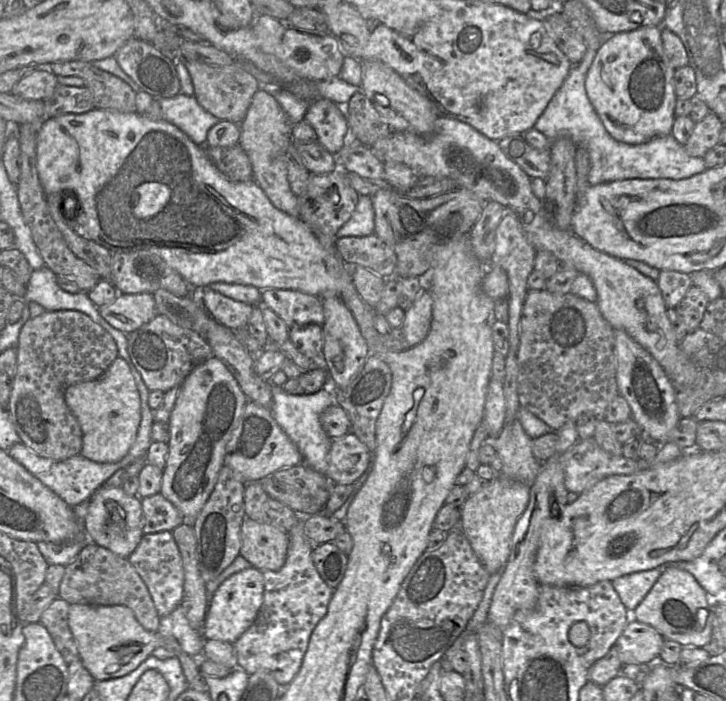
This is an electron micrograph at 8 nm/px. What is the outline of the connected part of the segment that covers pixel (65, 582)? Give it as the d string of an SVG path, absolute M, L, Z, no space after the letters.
M86 540L76 559L65 567L58 598L70 605L123 605L134 612L137 621L145 630L157 632L159 628L160 617L149 590L128 559L91 541Z

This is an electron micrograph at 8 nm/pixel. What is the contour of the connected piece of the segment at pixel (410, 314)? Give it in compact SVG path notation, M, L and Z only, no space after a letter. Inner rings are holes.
M423 290L408 310L402 328L408 348L421 343L429 333L432 322L433 297Z

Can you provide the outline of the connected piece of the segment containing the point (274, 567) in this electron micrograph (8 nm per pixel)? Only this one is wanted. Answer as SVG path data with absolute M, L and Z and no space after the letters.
M245 517L241 527L240 555L260 571L279 571L286 562L289 533Z

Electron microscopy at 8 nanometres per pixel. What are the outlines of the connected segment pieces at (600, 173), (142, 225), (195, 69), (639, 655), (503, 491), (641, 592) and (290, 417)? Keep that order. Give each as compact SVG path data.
M588 49L582 60L573 65L562 86L552 97L534 128L549 141L567 137L577 148L586 150L591 168L588 180L591 186L626 179L681 180L704 172L707 167L702 158L691 157L672 134L656 137L646 143L630 145L615 140L605 129L588 99L585 79L597 50Z
M96 109L82 114L67 113L43 120L38 128L36 160L39 179L45 195L67 193L60 210L64 221L79 236L94 241L111 251L132 252L147 250L161 257L178 272L190 287L198 291L215 282L252 285L264 289L298 290L320 299L341 297L343 274L351 275L350 267L341 257L325 248L313 231L300 219L289 216L273 206L258 184L253 181L232 182L223 176L211 162L206 147L196 145L183 131L164 120L153 120L137 112L122 113L111 109Z
M186 59L182 61L192 79L194 97L199 105L220 121L240 124L247 114L254 95L260 90L259 81L235 64L213 66Z
M631 619L614 646L623 665L653 664L659 661L664 640L650 625Z
M498 475L484 482L481 489L463 504L459 528L464 532L480 563L490 575L503 570L507 563L515 525L527 508L529 499L529 486Z
M668 565L651 570L634 572L612 580L621 602L630 612L639 605Z
M272 385L272 403L270 406L272 416L297 446L303 457L303 463L325 476L328 469L327 456L332 439L324 431L320 422L320 415L333 402L333 394L329 386L325 386L312 394L295 395L285 392L281 386Z

